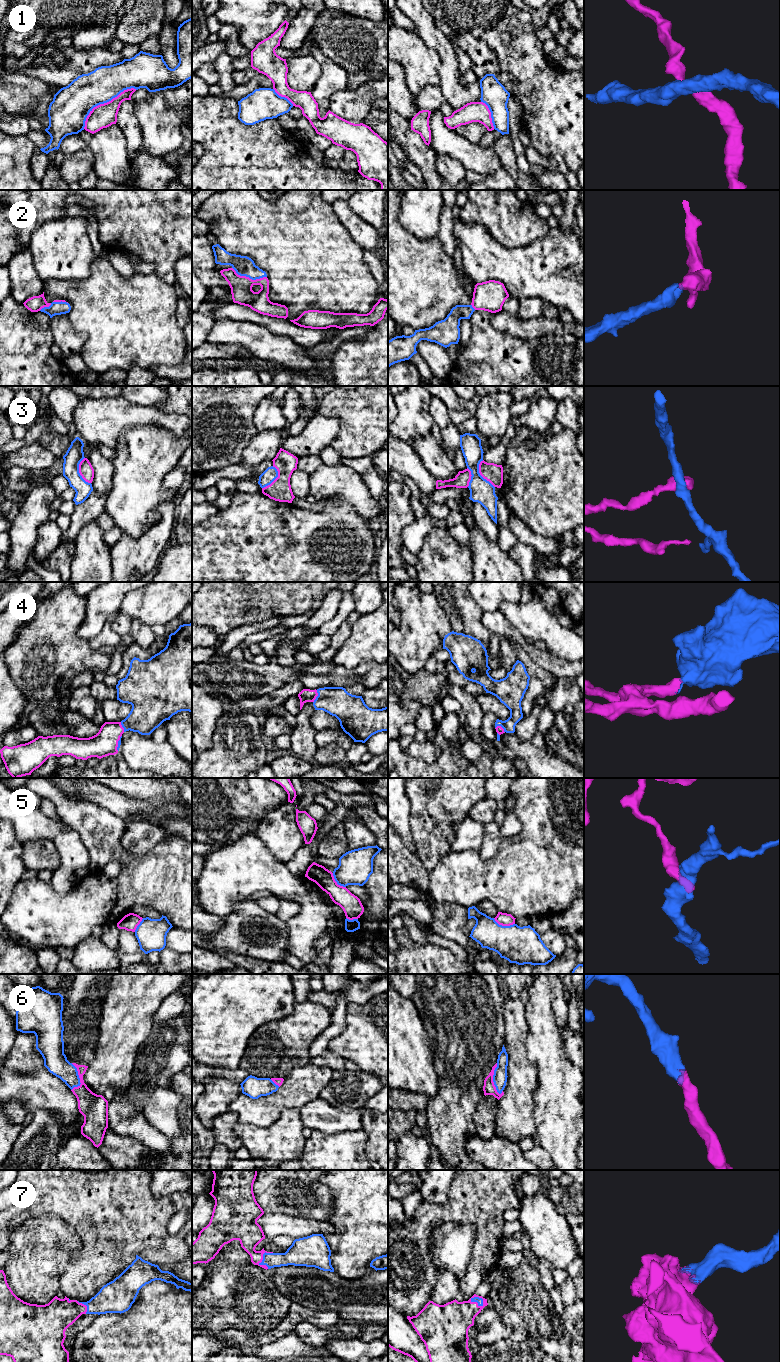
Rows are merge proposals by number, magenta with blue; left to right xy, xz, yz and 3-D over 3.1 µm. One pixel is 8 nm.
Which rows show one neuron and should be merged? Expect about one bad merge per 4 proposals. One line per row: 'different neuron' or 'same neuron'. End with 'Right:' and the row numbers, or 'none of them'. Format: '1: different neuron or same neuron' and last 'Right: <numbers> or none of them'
1: different neuron
2: same neuron
3: different neuron
4: same neuron
5: different neuron
6: same neuron
7: same neuron
Right: 2, 4, 6, 7

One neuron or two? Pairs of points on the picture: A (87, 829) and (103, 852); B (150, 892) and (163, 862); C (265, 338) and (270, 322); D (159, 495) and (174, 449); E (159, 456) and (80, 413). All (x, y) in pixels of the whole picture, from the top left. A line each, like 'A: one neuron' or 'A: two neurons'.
A: one neuron
B: one neuron
C: two neurons
D: one neuron
E: two neurons

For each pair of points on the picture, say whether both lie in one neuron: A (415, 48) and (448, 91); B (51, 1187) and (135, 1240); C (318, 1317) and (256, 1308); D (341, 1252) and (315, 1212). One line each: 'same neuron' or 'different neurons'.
A: different neurons
B: same neuron
C: different neurons
D: different neurons

